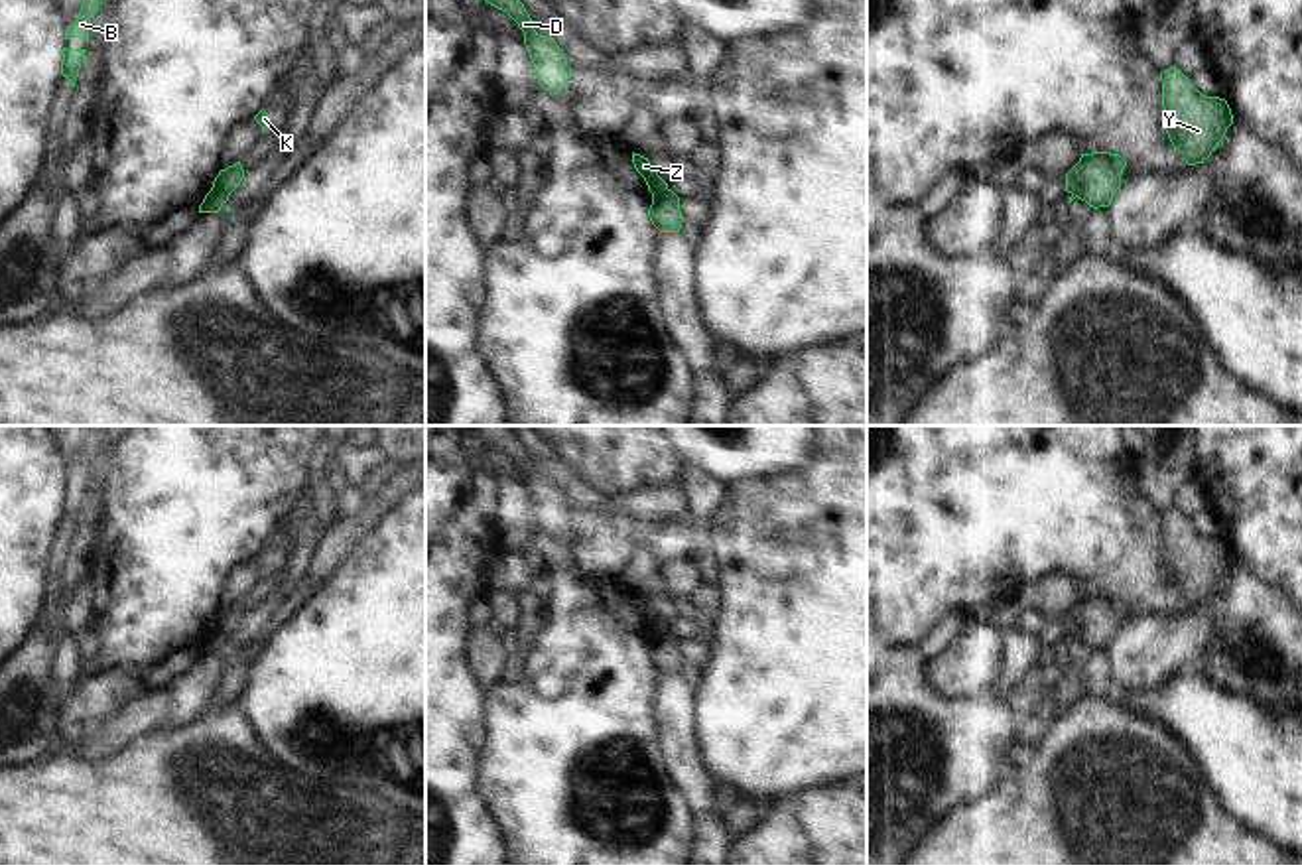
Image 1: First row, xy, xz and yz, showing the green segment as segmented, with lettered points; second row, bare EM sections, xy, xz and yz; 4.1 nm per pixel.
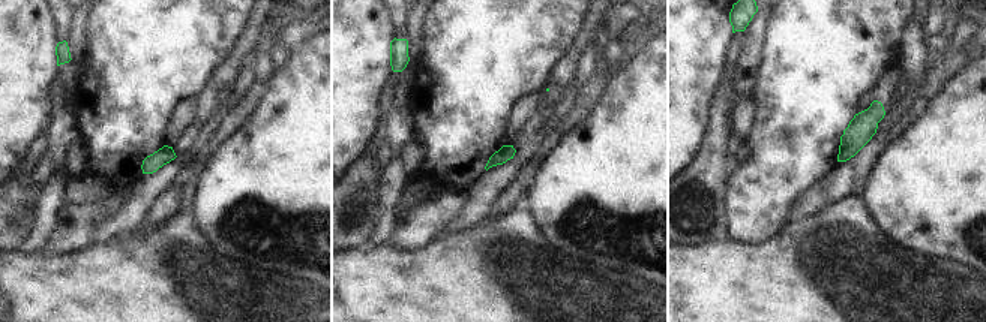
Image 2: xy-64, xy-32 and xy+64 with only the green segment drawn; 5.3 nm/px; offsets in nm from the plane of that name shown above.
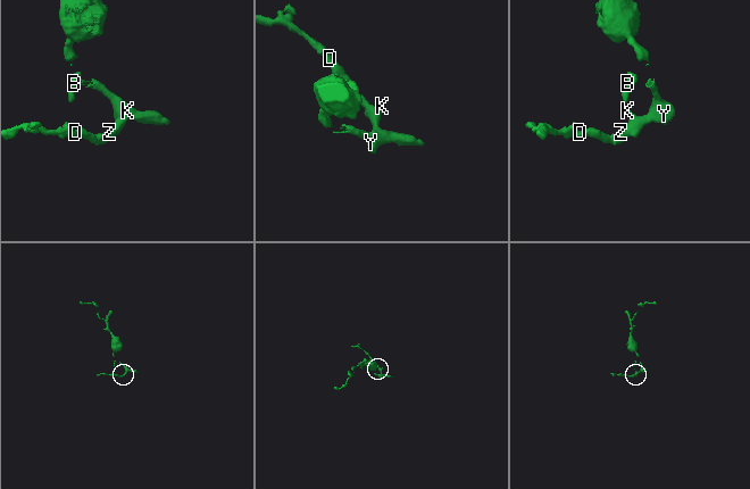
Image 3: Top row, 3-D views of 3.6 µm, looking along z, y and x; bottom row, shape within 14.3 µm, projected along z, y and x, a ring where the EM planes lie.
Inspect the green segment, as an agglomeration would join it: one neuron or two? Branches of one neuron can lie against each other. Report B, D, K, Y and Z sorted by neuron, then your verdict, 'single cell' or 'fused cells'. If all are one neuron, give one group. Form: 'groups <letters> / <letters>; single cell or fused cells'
groups B K Y / D Z; fused cells

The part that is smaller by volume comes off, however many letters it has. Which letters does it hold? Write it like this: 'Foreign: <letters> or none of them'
Foreign: D, Z

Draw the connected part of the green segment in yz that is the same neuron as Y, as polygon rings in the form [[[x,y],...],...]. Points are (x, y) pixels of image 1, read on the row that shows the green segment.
[[[1174,65],[1160,73],[1162,126],[1188,166],[1204,164],[1225,138],[1233,114],[1225,99],[1202,95]]]

